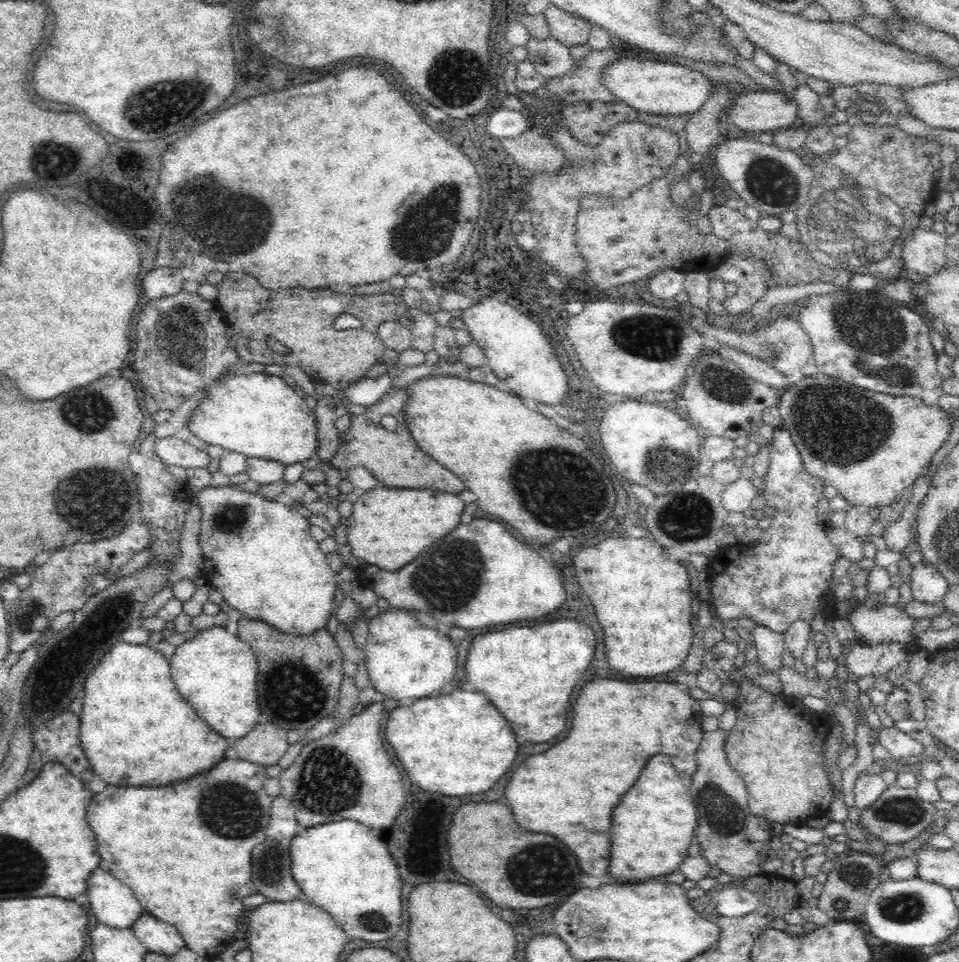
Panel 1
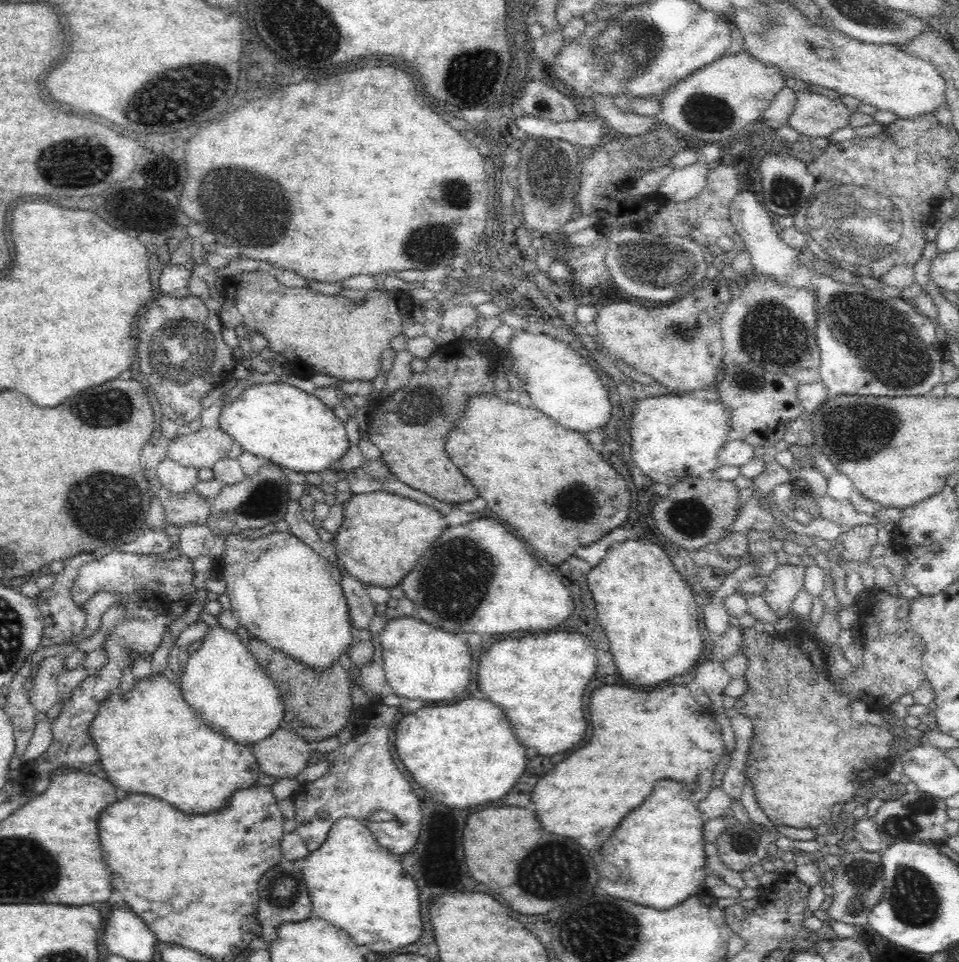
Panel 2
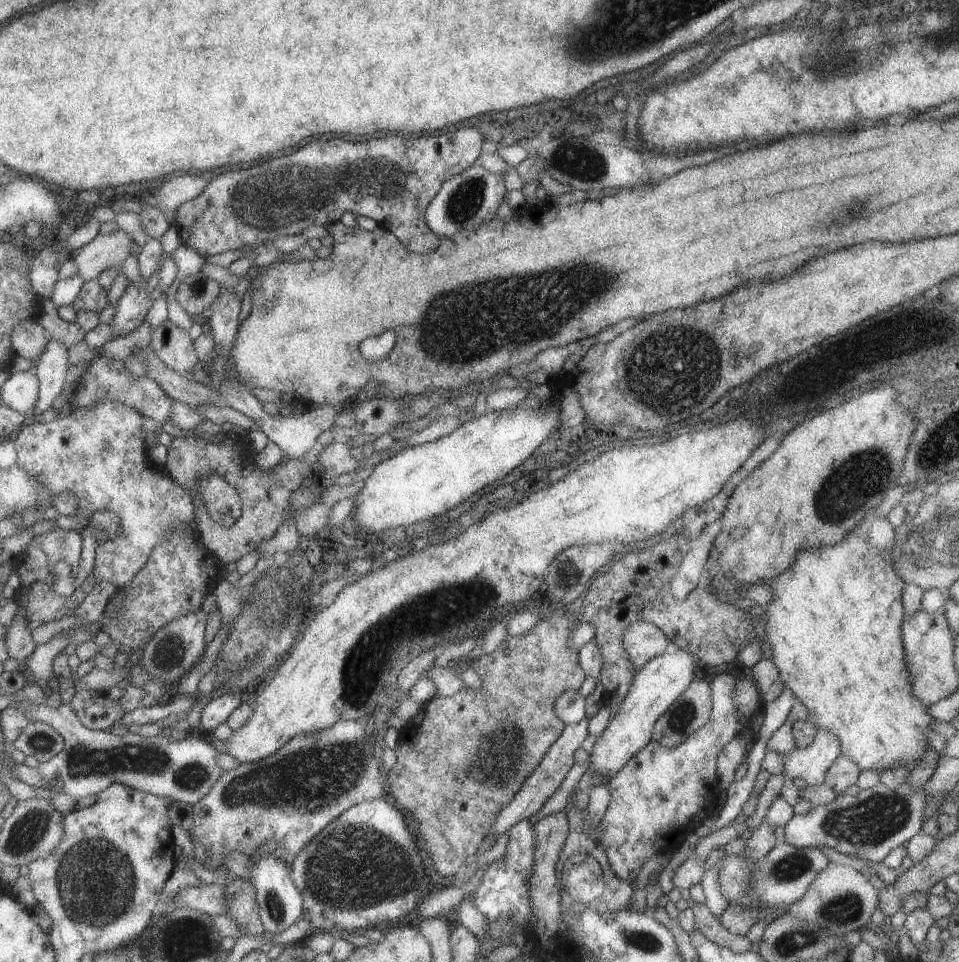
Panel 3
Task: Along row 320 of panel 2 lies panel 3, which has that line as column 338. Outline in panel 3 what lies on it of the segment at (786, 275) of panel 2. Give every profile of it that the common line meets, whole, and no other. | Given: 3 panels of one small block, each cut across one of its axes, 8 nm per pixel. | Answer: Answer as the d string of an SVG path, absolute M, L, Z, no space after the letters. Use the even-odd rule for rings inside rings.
M372 799L357 804L314 835L308 846L300 850L296 858L290 859L292 880L302 894L303 910L306 910L308 920L312 922L310 932L330 933L335 937L340 932L365 932L382 922L398 920L408 912L418 909L418 902L426 894L430 894L432 886L424 870L425 857L420 856L414 836L403 811L384 799ZM412 864L414 864L414 880L400 880L410 872Z

